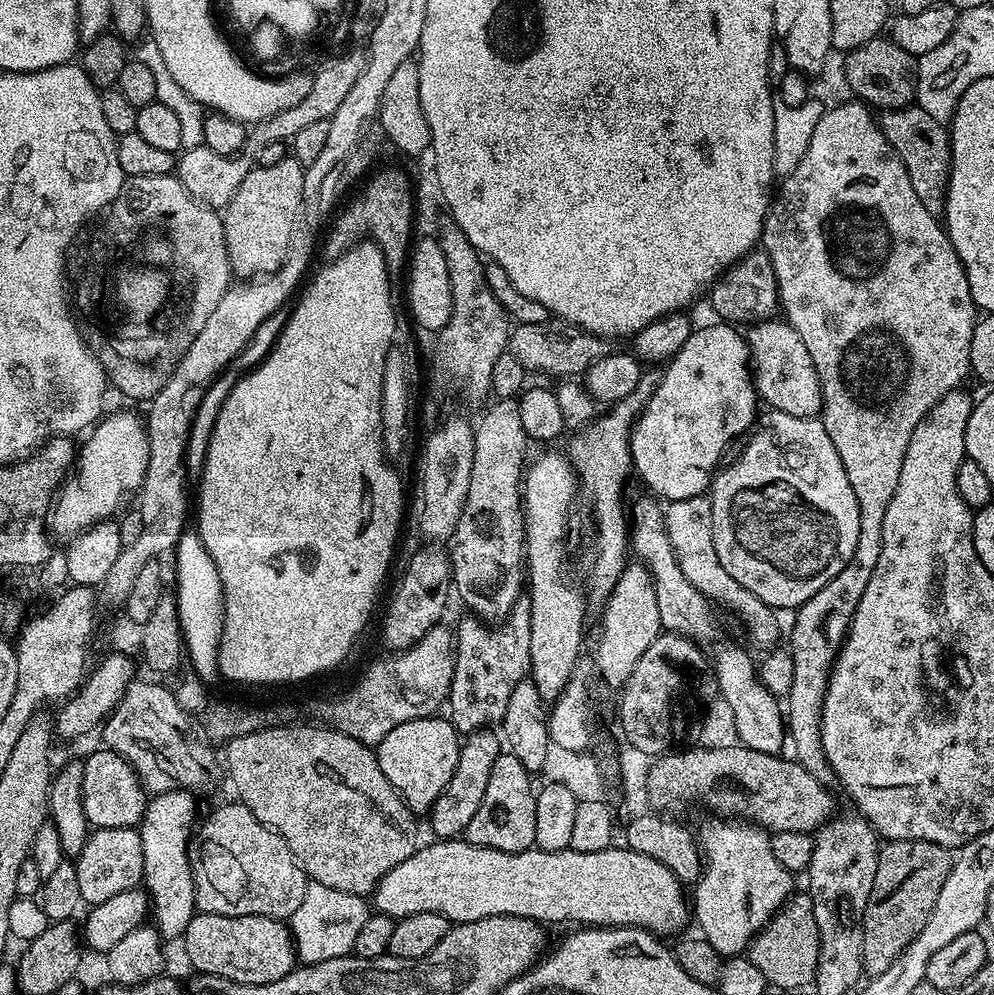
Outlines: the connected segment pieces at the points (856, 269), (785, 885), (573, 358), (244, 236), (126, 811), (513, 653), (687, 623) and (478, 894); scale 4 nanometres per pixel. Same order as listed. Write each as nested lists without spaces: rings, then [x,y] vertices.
[[[856,98],[848,100],[844,105],[834,106],[824,111],[822,118],[818,122],[818,126],[814,126],[814,134],[810,138],[810,146],[806,146],[806,154],[802,154],[802,162],[798,162],[798,166],[794,166],[794,170],[791,174],[783,177],[783,179],[779,181],[778,191],[771,201],[768,217],[764,220],[764,231],[762,233],[762,249],[769,255],[770,262],[773,264],[774,268],[774,278],[777,279],[779,307],[782,309],[783,315],[786,317],[789,326],[794,330],[798,330],[798,338],[802,338],[802,343],[806,345],[806,350],[810,350],[810,358],[814,358],[814,370],[818,370],[820,385],[822,386],[822,398],[824,399],[822,419],[826,426],[826,434],[830,434],[830,442],[834,442],[834,450],[838,450],[838,458],[842,458],[842,466],[846,466],[846,478],[850,478],[850,490],[854,490],[854,498],[858,498],[858,546],[854,546],[854,554],[850,558],[850,562],[846,562],[846,566],[842,566],[842,570],[838,570],[838,574],[834,574],[834,578],[830,578],[830,582],[826,582],[826,586],[822,586],[822,590],[818,590],[818,594],[810,594],[810,598],[806,598],[806,602],[795,609],[793,616],[796,617],[792,620],[792,644],[790,643],[790,651],[792,653],[792,661],[794,662],[794,682],[790,682],[790,690],[786,697],[786,736],[790,741],[790,748],[792,744],[791,755],[794,759],[797,760],[803,768],[808,770],[810,774],[814,774],[814,778],[818,778],[826,785],[831,785],[834,780],[832,767],[824,754],[824,747],[822,746],[822,706],[824,705],[826,690],[828,689],[828,676],[832,673],[832,665],[836,662],[836,655],[840,653],[840,648],[844,644],[844,638],[848,635],[848,627],[852,625],[852,619],[858,610],[858,602],[862,602],[862,593],[866,591],[866,586],[870,583],[870,578],[874,574],[874,566],[878,566],[878,554],[882,554],[882,522],[886,519],[886,510],[890,507],[890,498],[894,498],[894,489],[898,486],[898,477],[902,475],[902,458],[906,458],[906,446],[910,446],[910,434],[914,434],[918,422],[922,422],[922,418],[926,418],[928,411],[934,407],[942,397],[957,391],[957,389],[963,385],[960,383],[966,378],[969,379],[970,338],[974,338],[974,326],[978,319],[978,309],[974,302],[974,298],[970,294],[970,282],[966,278],[966,270],[962,266],[962,262],[958,258],[958,254],[950,242],[950,238],[948,237],[943,223],[941,223],[937,217],[932,216],[930,210],[926,210],[926,206],[922,206],[918,194],[914,194],[914,186],[910,186],[910,174],[906,174],[906,166],[902,166],[902,158],[898,158],[898,154],[892,149],[890,142],[886,142],[877,117],[875,115],[872,117],[872,115],[874,115],[873,109]]]
[[[727,818],[728,820],[708,820],[701,826],[698,831],[698,843],[703,859],[706,863],[703,865],[699,880],[695,881],[694,888],[696,888],[696,904],[694,900],[694,924],[700,927],[699,935],[706,942],[710,942],[710,946],[714,946],[714,950],[720,952],[721,957],[731,958],[739,956],[751,944],[753,938],[765,926],[772,921],[772,916],[781,906],[788,900],[788,897],[793,895],[794,887],[792,888],[792,880],[794,880],[793,873],[786,870],[786,866],[782,866],[782,862],[778,862],[778,858],[774,858],[774,850],[772,849],[772,836],[769,835],[765,829],[743,819],[743,818]]]
[[[549,318],[541,324],[516,324],[508,333],[507,351],[522,364],[525,373],[545,372],[548,376],[556,376],[561,372],[564,378],[580,378],[589,366],[609,354],[610,348],[604,344],[607,343],[603,336],[583,332],[562,319]]]
[[[286,158],[265,168],[253,167],[222,209],[228,262],[233,273],[240,278],[259,278],[276,272],[293,247],[292,231],[296,222],[298,226],[303,208],[304,168],[296,159]]]
[[[99,750],[100,752],[92,752],[89,756],[86,756],[84,760],[84,773],[82,774],[82,810],[86,812],[86,818],[89,825],[93,829],[97,828],[136,828],[139,825],[141,818],[144,817],[144,810],[146,807],[146,789],[143,784],[140,783],[139,776],[136,775],[136,771],[128,765],[125,760],[117,752],[109,752],[107,750]]]
[[[518,599],[507,618],[495,626],[471,614],[465,617],[454,628],[454,678],[450,682],[450,694],[446,701],[447,707],[452,707],[452,725],[460,734],[479,732],[489,726],[499,725],[506,714],[506,702],[510,702],[514,686],[526,679],[532,667],[528,599]]]
[[[643,494],[630,504],[630,552],[639,563],[646,566],[654,582],[654,595],[658,601],[660,627],[665,632],[673,632],[707,646],[720,636],[720,628],[712,614],[707,596],[694,590],[694,585],[682,574],[678,558],[674,558],[674,546],[670,546],[670,534],[666,534],[664,509],[661,501],[651,494]]]
[[[440,838],[432,843],[436,844],[418,847],[412,857],[394,866],[378,881],[374,891],[374,908],[379,915],[399,918],[429,912],[442,914],[452,924],[478,922],[491,916],[521,916],[545,925],[577,920],[575,923],[580,926],[645,928],[661,938],[668,938],[671,932],[682,931],[684,923],[690,920],[690,904],[684,901],[685,885],[682,881],[662,862],[646,854],[638,854],[627,846],[593,852],[503,852],[469,844],[463,838]]]

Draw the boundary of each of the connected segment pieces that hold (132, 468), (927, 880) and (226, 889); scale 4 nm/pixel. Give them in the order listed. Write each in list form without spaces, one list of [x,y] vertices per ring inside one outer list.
[[[132,412],[107,416],[87,433],[88,441],[79,445],[74,467],[54,497],[50,532],[55,539],[57,536],[63,542],[71,542],[90,526],[113,519],[121,511],[120,503],[131,492],[132,495],[139,493],[142,486],[150,458],[145,421]]]
[[[890,840],[881,847],[862,926],[862,968],[869,977],[886,970],[922,930],[953,861],[953,853],[934,842]]]
[[[241,802],[224,804],[199,821],[194,835],[188,841],[188,861],[194,878],[196,911],[223,916],[265,916],[287,921],[302,906],[310,880],[283,838],[263,825]]]

